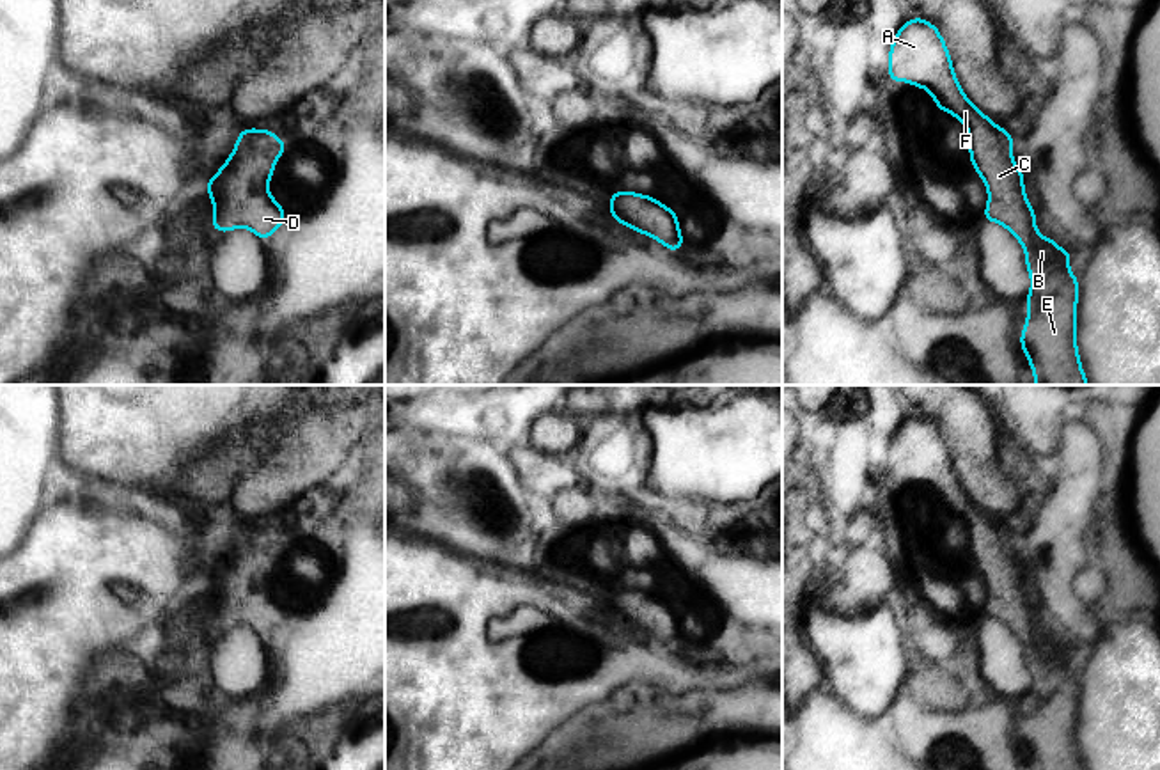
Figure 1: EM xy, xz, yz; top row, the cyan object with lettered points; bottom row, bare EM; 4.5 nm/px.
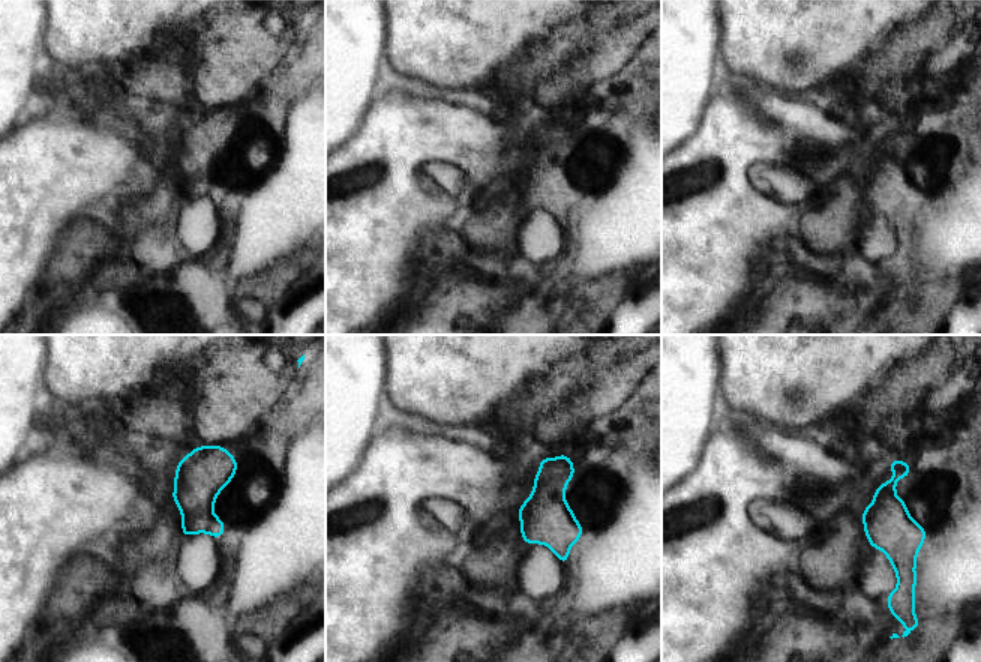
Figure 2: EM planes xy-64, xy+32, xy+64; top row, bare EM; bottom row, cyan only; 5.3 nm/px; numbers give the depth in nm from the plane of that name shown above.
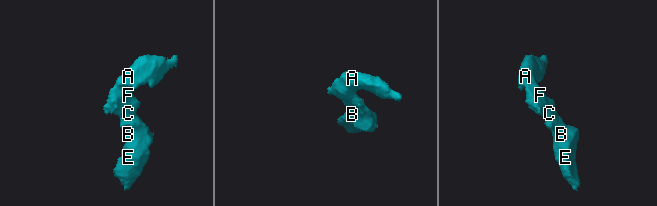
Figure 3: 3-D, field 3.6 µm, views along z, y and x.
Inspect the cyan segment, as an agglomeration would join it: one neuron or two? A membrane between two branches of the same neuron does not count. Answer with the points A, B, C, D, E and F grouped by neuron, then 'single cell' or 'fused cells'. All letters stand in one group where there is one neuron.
groups A B C D E F; single cell

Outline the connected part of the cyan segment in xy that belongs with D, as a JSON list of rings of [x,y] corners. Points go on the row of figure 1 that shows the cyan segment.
[[[248,128],[238,133],[234,151],[206,183],[213,199],[215,232],[247,227],[259,240],[270,240],[284,224],[282,204],[266,190],[284,147],[286,140],[271,130]]]

